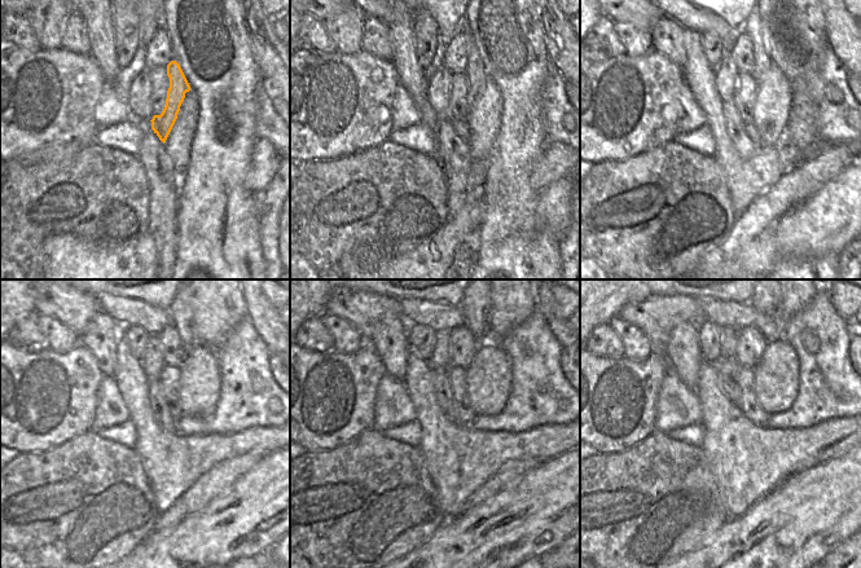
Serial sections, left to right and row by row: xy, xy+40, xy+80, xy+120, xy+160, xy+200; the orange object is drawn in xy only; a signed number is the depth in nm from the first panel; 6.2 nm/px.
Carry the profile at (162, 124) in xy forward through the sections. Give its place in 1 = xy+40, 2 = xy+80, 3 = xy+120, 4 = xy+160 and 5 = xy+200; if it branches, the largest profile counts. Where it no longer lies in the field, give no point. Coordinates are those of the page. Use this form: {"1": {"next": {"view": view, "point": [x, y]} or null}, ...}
{"1": {"next": {"view": "xy+40", "point": [470, 70]}}, "2": {"next": {"view": "xy+80", "point": [751, 27]}}, "3": {"next": {"view": "xy+120", "point": [180, 311]}}, "4": {"next": {"view": "xy+160", "point": [474, 305]}}, "5": {"next": {"view": "xy+200", "point": [765, 305]}}}

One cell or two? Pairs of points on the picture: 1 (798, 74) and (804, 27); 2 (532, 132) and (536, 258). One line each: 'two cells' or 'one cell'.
1: one cell
2: one cell

